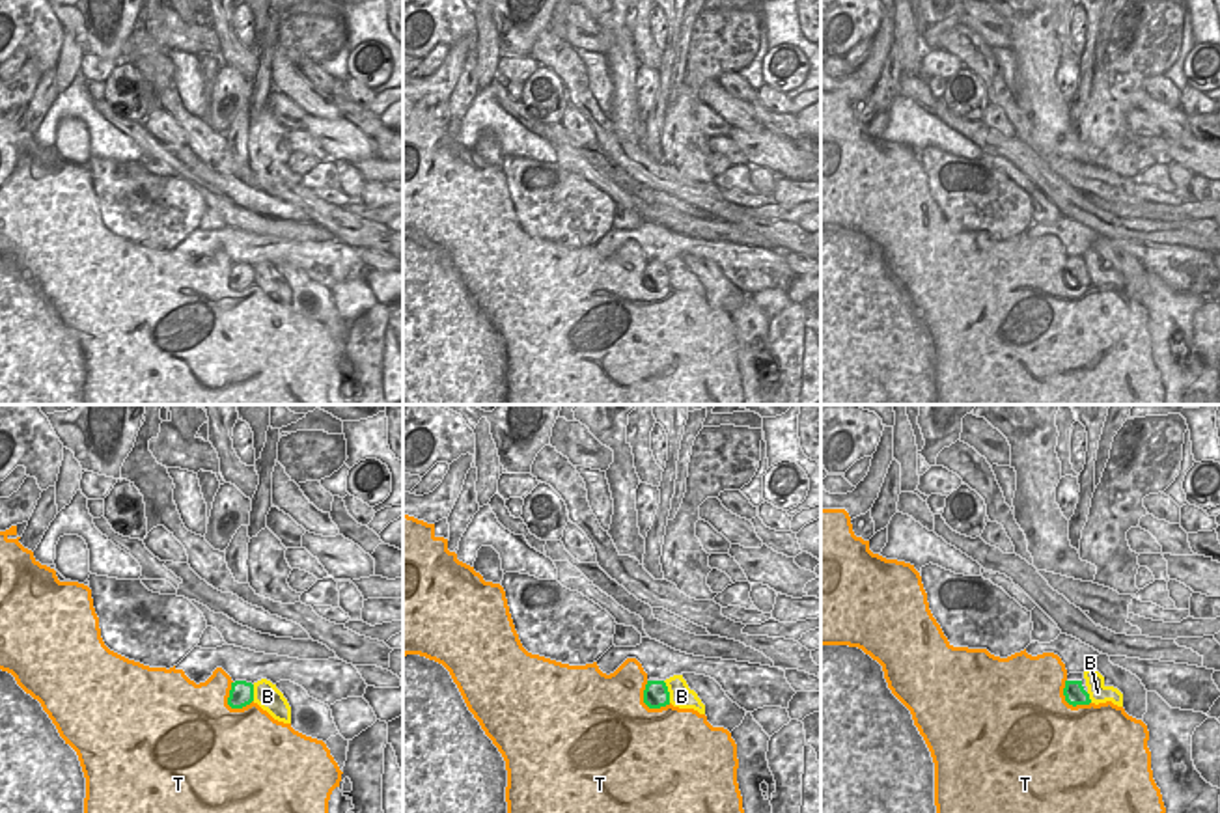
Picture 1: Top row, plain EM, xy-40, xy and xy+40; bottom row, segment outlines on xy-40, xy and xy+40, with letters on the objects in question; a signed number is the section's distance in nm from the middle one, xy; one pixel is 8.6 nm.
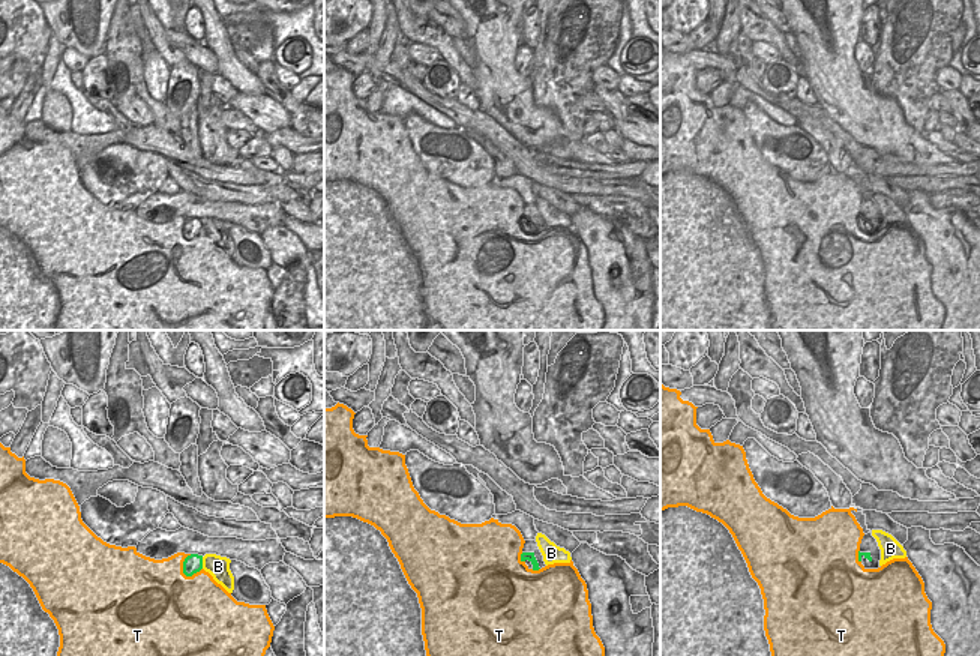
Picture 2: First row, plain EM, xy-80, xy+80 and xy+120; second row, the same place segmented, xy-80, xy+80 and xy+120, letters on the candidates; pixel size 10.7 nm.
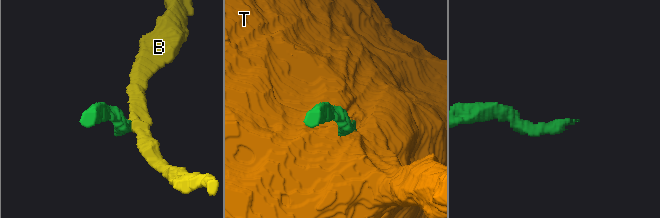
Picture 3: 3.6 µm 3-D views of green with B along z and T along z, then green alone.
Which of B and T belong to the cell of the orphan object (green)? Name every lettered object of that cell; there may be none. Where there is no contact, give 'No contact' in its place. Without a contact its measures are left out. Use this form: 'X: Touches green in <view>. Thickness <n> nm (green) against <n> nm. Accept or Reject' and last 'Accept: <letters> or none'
B: Touches green in xy. Thickness 220 nm (green) against 200 nm. Reject
T: Touches green in xy-40. Thickness 220 nm (green) against 500 nm. Reject
Accept: none

